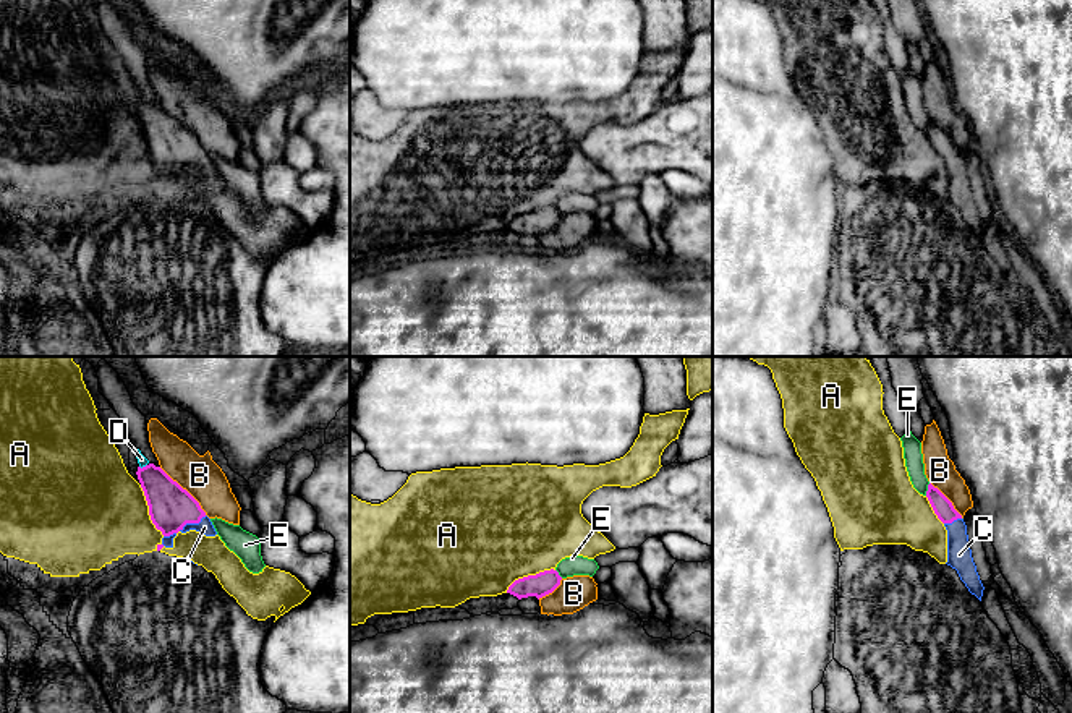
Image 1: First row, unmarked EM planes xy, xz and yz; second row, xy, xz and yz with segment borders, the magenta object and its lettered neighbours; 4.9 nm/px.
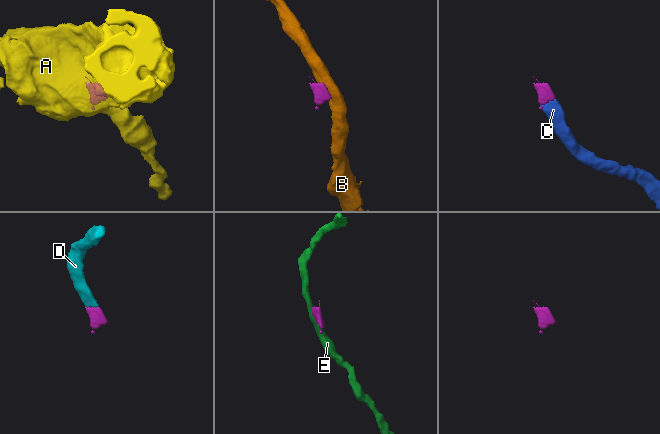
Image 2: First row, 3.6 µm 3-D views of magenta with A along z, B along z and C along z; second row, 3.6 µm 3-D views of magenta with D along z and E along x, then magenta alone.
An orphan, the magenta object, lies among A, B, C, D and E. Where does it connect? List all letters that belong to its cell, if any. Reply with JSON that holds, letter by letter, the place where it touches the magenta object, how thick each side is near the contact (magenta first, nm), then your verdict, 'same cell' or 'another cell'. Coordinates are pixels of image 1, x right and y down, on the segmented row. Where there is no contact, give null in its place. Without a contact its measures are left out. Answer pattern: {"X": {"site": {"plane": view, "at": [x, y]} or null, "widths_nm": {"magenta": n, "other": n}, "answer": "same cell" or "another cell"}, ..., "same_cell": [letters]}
{"A": {"site": {"plane": "xy", "at": [149, 511]}, "widths_nm": {"magenta": 220, "other": 480}, "answer": "another cell"}, "B": {"site": {"plane": "xy", "at": [185, 490]}, "widths_nm": {"magenta": 220, "other": 200}, "answer": "another cell"}, "C": {"site": {"plane": "xy", "at": [191, 522]}, "widths_nm": {"magenta": 220, "other": 70}, "answer": "same cell"}, "D": {"site": {"plane": "xy", "at": [143, 467]}, "widths_nm": {"magenta": 220, "other": 50}, "answer": "same cell"}, "E": {"site": {"plane": "yz", "at": [928, 490]}, "widths_nm": {"magenta": 100, "other": 100}, "answer": "another cell"}, "same_cell": ["C", "D"]}

